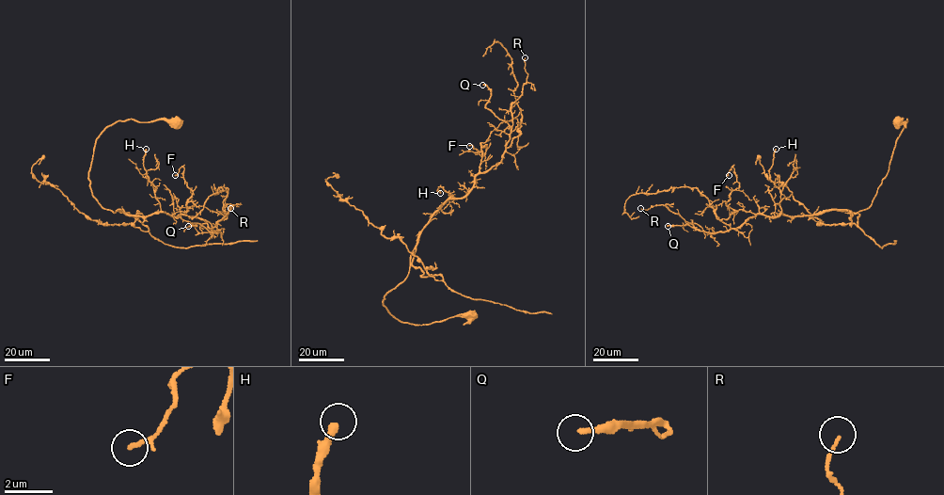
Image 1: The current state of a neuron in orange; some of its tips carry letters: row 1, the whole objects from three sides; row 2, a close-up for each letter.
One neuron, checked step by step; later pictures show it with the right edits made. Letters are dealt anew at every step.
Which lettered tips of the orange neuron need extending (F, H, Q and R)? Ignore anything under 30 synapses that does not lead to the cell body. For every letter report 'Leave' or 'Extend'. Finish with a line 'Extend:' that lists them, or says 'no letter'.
F: Leave
H: Leave
Q: Leave
R: Leave
Extend: no letter

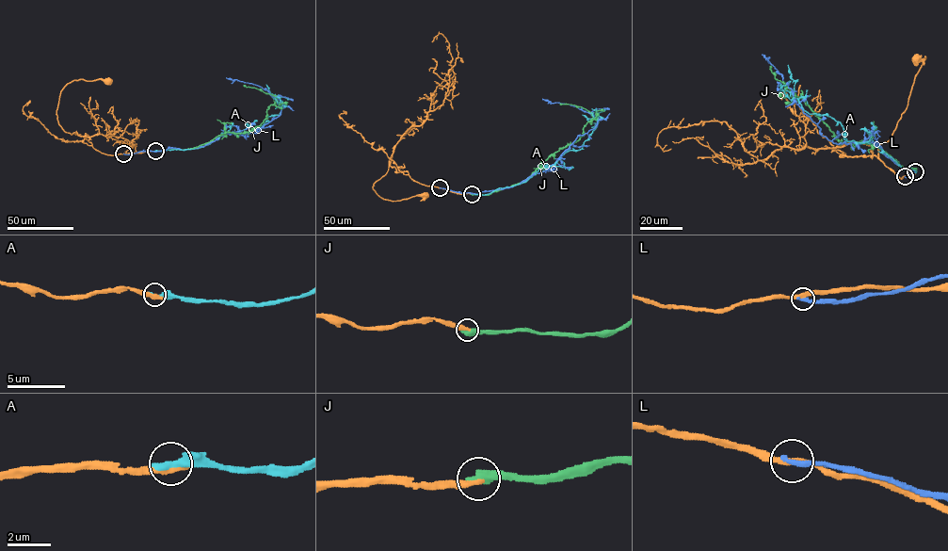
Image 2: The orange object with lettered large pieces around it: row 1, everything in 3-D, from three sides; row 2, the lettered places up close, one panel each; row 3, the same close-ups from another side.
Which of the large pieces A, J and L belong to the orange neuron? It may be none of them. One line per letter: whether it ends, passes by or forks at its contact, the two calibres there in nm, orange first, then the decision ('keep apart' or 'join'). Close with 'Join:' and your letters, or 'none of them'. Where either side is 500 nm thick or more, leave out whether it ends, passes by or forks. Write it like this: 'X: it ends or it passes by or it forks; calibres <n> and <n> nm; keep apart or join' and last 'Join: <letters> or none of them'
A: it ends; calibres 400 and 440 nm; keep apart
J: calibres 300 and 550 nm; join
L: it ends; calibres 280 and 280 nm; keep apart
Join: J

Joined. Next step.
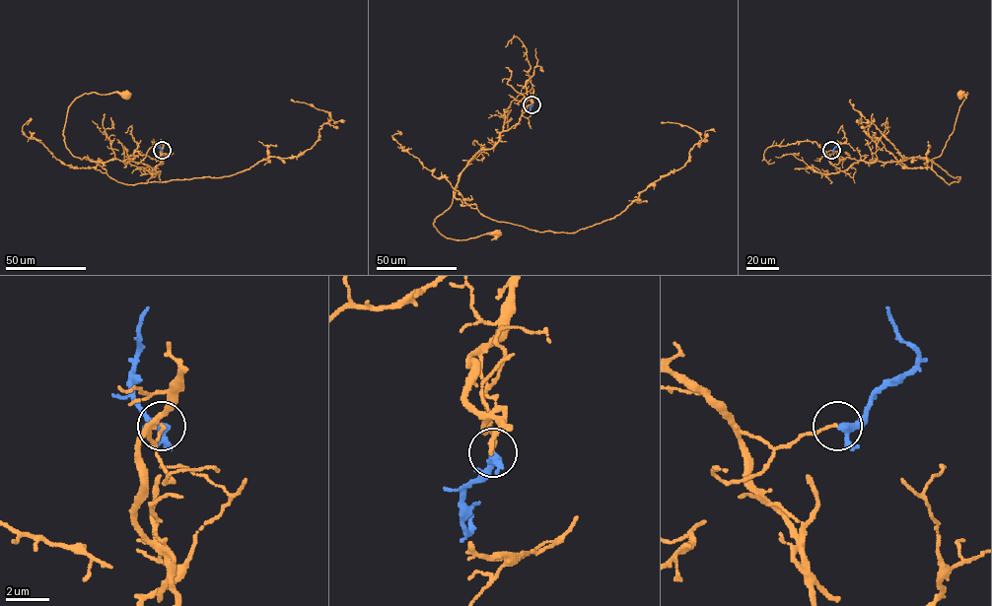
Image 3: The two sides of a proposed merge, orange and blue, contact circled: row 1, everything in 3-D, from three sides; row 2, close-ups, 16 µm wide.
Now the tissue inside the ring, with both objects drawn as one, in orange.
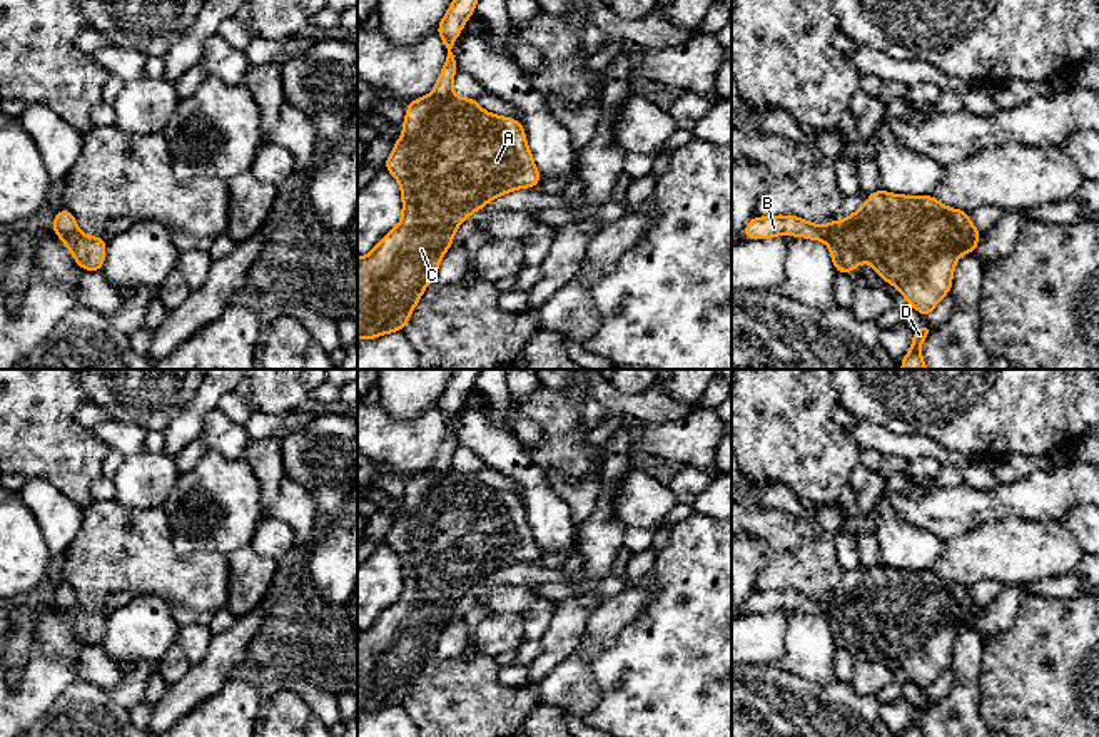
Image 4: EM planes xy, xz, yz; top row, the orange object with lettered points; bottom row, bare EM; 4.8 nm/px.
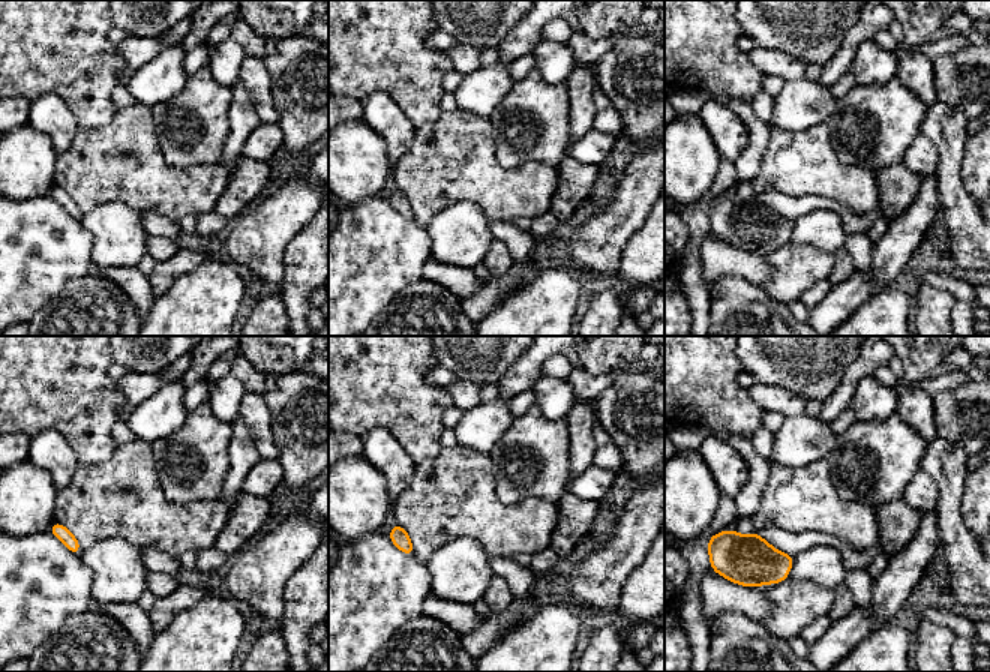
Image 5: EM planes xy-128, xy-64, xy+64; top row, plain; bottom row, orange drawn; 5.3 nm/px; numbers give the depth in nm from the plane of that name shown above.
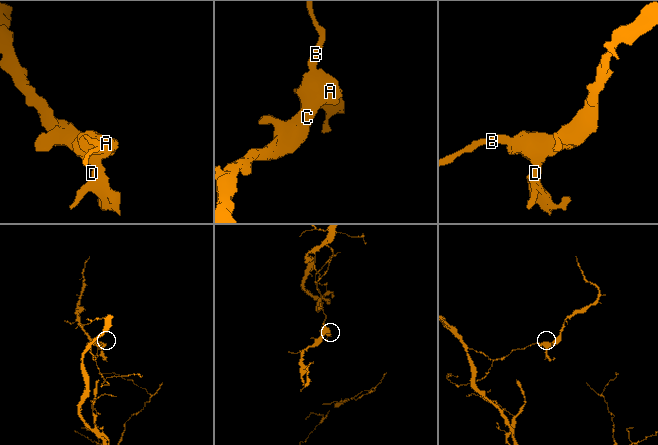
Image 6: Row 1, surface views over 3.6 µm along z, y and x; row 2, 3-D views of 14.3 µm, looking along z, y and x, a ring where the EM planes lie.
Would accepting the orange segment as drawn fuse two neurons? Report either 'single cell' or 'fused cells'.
fused cells

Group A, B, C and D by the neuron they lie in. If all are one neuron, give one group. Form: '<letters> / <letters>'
A C D / B

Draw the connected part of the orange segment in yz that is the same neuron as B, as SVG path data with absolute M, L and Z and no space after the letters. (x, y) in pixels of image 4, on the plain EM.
M767 590L753 592L743 603L743 613L770 613L780 608L800 610L810 615L827 615L835 603L837 595L832 595L822 602L813 597L803 595L797 590Z

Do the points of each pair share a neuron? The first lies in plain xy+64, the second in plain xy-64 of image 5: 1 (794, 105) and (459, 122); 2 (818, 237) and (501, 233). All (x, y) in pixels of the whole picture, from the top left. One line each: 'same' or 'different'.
1: different
2: different

